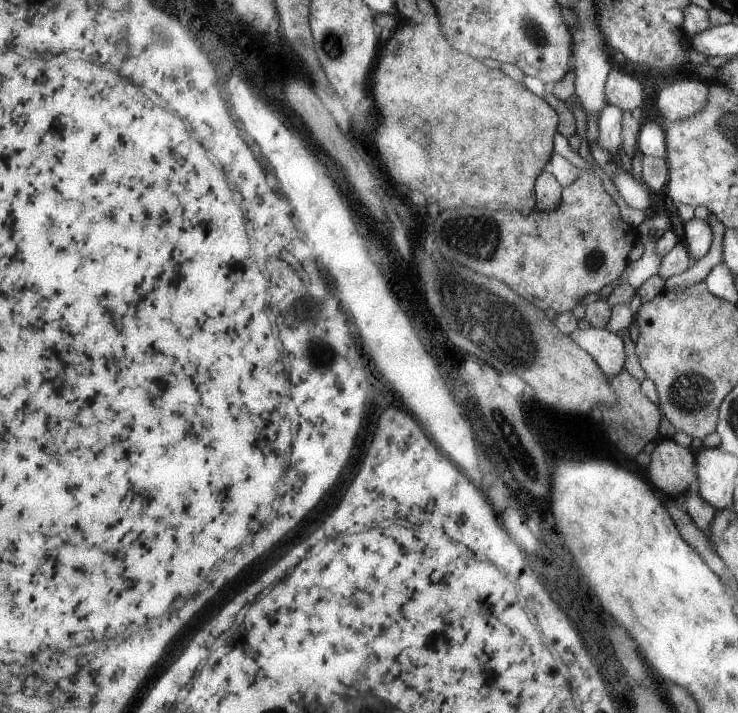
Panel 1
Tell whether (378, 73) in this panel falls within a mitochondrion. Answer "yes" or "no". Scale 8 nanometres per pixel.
no

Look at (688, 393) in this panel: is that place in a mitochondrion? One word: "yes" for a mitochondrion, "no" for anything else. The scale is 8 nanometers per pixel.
yes

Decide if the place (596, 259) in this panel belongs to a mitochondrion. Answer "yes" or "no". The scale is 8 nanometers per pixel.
yes

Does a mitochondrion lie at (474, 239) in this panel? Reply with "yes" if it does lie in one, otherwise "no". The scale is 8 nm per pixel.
yes

